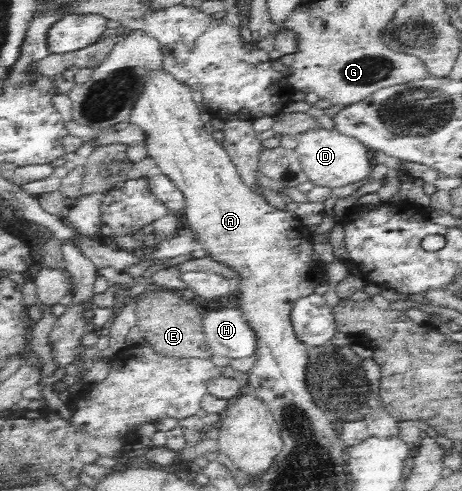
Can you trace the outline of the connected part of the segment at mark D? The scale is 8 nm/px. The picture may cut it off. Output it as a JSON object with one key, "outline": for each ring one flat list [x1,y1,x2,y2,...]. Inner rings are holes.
{"outline":[[311,129,305,133,297,134,297,147,294,151,299,157,303,171,308,181,314,186,334,189,363,180,371,172,371,164,367,158,366,146,355,139,341,135,329,129]]}

